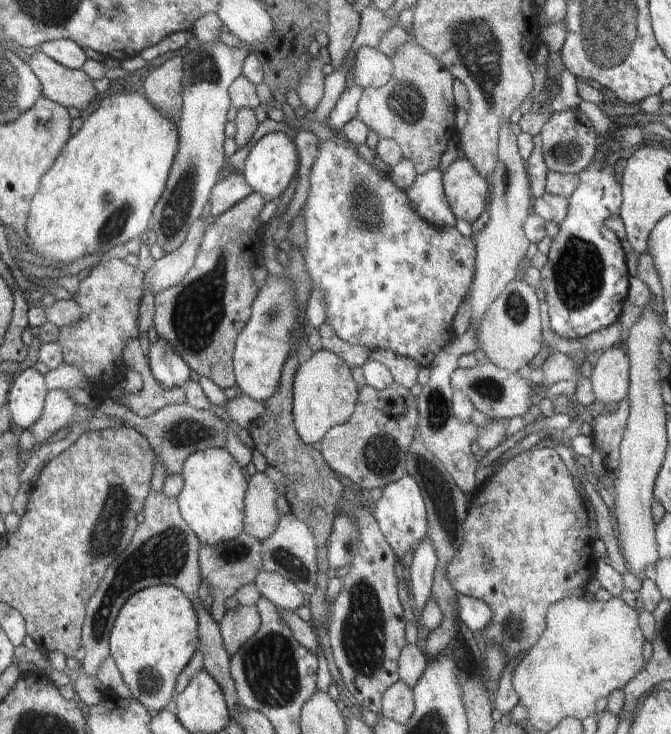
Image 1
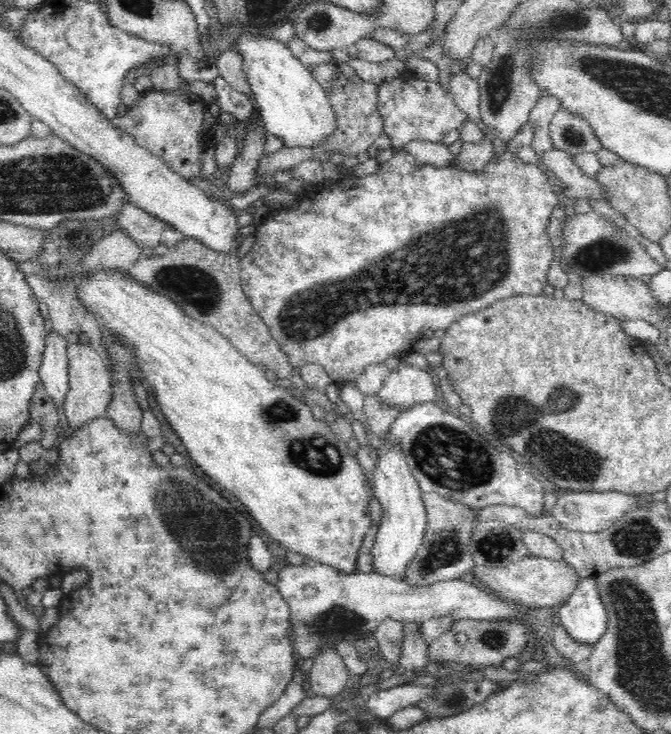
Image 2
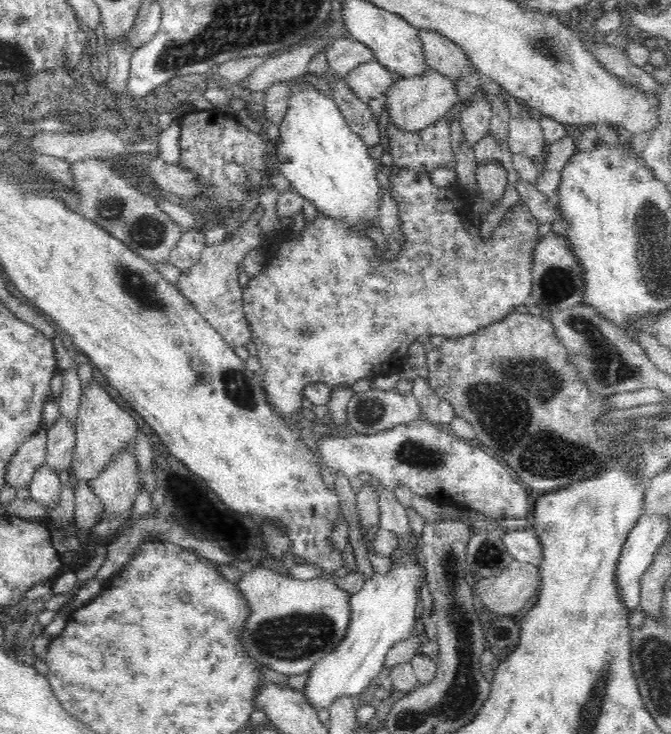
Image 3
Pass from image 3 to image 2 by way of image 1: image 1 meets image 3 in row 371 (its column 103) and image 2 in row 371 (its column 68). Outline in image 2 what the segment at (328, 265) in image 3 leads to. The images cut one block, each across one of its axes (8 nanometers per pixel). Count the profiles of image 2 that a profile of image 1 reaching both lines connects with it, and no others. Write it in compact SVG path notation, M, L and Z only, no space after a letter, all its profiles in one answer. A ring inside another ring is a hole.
M404 150L394 151L393 157L389 161L382 161L379 163L379 169L375 172L375 174L358 178L356 178L356 176L350 176L350 178L345 177L341 184L334 189L329 189L325 184L317 187L311 187L297 197L299 203L297 207L294 207L293 209L285 207L282 207L281 209L273 209L265 221L256 226L256 230L254 232L256 240L253 246L243 258L239 259L243 293L248 297L250 304L256 311L256 314L258 314L258 316L263 320L263 323L268 327L272 338L275 338L278 341L280 348L287 354L289 363L293 366L293 368L299 369L301 366L304 366L304 364L312 364L312 362L315 362L316 364L323 366L324 370L329 374L331 380L337 382L338 384L345 381L355 381L361 373L364 372L366 366L380 364L380 362L384 362L386 358L396 356L401 357L412 351L412 343L419 340L419 335L425 329L430 328L430 330L433 331L445 330L453 322L456 322L456 320L458 320L461 316L472 314L484 308L488 308L488 306L492 306L494 302L504 300L504 298L532 296L542 293L542 288L544 288L547 284L546 277L548 276L548 270L550 270L552 260L554 260L554 248L552 247L552 242L548 237L548 232L546 232L546 226L549 224L550 215L554 210L554 206L560 202L556 196L556 189L558 188L558 185L552 179L551 175L543 168L543 166L536 163L526 163L517 157L517 155L512 154L507 150L501 157L497 157L496 155L492 156L492 158L490 158L490 162L488 162L488 166L484 166L484 170L464 170L463 168L458 167L454 162L450 162L448 166L444 167L430 166L427 163L420 164L418 167L417 163L416 158L414 158L412 154L408 154L408 152Z

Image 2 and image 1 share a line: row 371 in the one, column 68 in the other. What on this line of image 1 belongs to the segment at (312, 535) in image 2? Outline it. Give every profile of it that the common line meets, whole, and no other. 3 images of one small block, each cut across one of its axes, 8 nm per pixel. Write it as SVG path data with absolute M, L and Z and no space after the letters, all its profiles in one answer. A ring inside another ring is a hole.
M145 94L106 96L40 179L26 218L28 250L52 262L69 265L82 256L107 252L131 238L140 238L150 227L154 206L164 192L178 145L178 127L164 118Z

